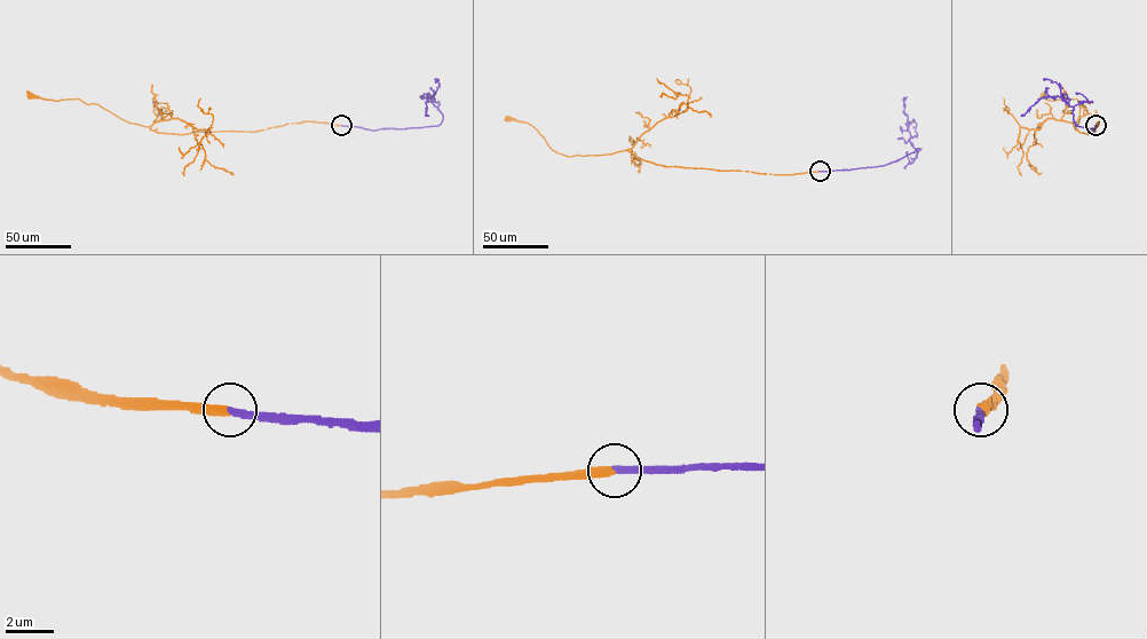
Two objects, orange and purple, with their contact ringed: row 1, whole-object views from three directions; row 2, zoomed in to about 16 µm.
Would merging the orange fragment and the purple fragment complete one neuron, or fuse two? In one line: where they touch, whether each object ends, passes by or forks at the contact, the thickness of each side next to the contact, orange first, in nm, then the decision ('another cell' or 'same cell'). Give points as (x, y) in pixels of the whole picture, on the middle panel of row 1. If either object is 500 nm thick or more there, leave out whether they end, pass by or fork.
place (820, 171); orange ends; purple ends; calibres 320 and 280 nm; same cell

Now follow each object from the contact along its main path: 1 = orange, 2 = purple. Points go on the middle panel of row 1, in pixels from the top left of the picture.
1: (820, 171), (781, 174), (666, 166), (638, 159), (627, 149), (566, 156), (552, 149), (531, 125), (509, 118)
2: (820, 171), (885, 165), (920, 149), (914, 148), (910, 141), (908, 117), (903, 112), (907, 96)

